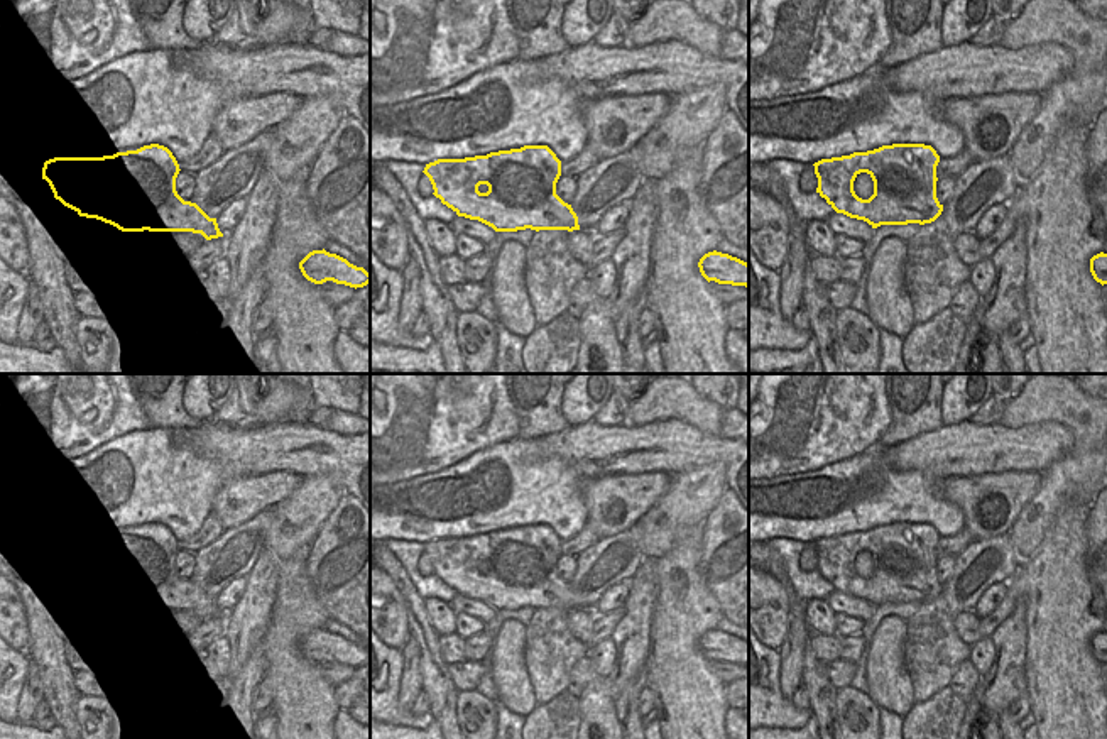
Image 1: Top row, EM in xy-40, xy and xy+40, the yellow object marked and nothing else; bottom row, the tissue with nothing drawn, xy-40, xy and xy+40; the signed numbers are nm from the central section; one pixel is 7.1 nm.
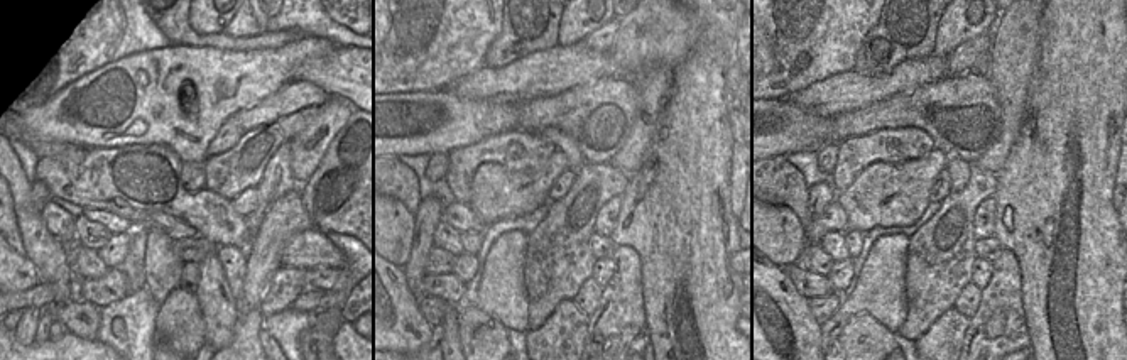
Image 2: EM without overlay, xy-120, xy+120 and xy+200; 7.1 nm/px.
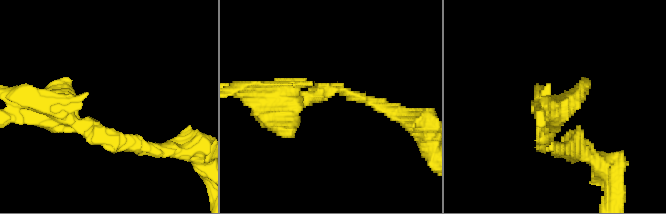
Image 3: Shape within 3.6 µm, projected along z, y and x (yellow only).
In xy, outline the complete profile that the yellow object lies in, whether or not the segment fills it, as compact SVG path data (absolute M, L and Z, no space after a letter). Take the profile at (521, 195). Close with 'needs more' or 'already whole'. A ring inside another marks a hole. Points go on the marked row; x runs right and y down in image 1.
M548 145L438 159L423 172L443 205L495 232L580 230L571 205L556 194L561 161Z | already whole

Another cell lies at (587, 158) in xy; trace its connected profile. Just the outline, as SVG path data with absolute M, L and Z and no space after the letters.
M586 144L585 149L576 157L561 162L561 176L578 178L583 171L590 169L597 162L598 162L597 154L590 147L590 144Z

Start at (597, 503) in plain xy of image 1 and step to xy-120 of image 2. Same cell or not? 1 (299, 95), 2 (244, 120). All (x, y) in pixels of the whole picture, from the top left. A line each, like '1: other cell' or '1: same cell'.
1: same cell
2: same cell

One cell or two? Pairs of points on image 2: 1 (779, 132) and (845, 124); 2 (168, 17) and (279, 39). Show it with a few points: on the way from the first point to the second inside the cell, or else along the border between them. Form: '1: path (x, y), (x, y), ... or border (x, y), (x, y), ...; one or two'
1: border (830, 119), (832, 141); two
2: path (195, 39), (252, 43); one

